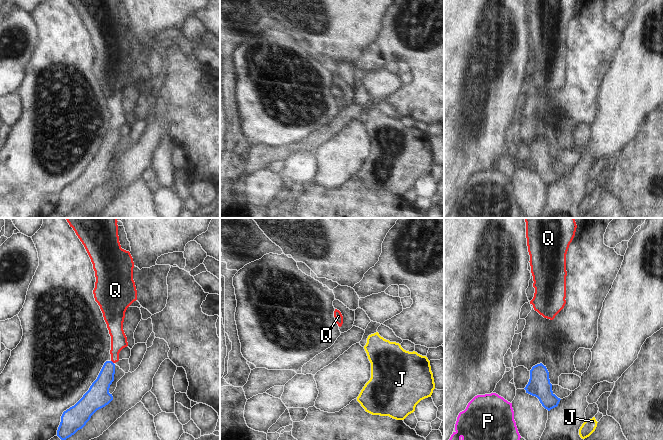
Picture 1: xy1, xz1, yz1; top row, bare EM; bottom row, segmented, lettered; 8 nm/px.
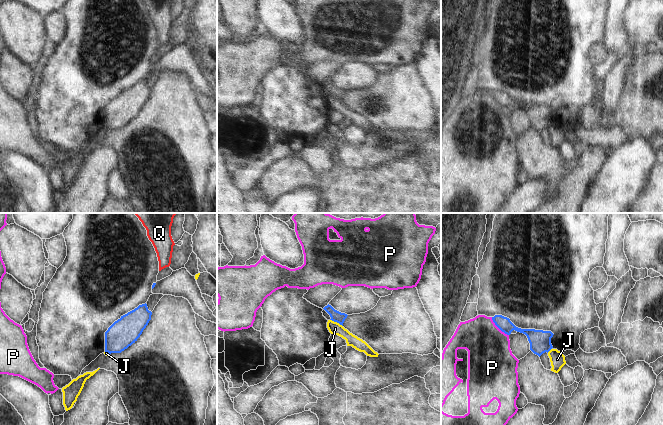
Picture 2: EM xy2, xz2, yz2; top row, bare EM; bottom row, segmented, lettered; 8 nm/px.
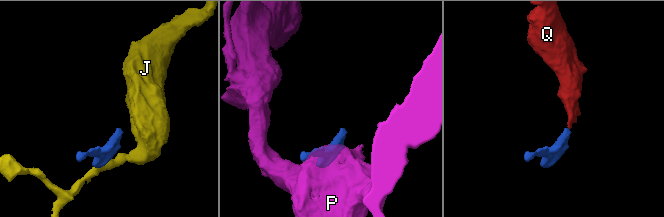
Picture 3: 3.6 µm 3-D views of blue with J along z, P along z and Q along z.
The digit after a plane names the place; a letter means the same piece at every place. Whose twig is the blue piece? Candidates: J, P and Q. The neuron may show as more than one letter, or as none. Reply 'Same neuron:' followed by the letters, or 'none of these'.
Same neuron: Q

